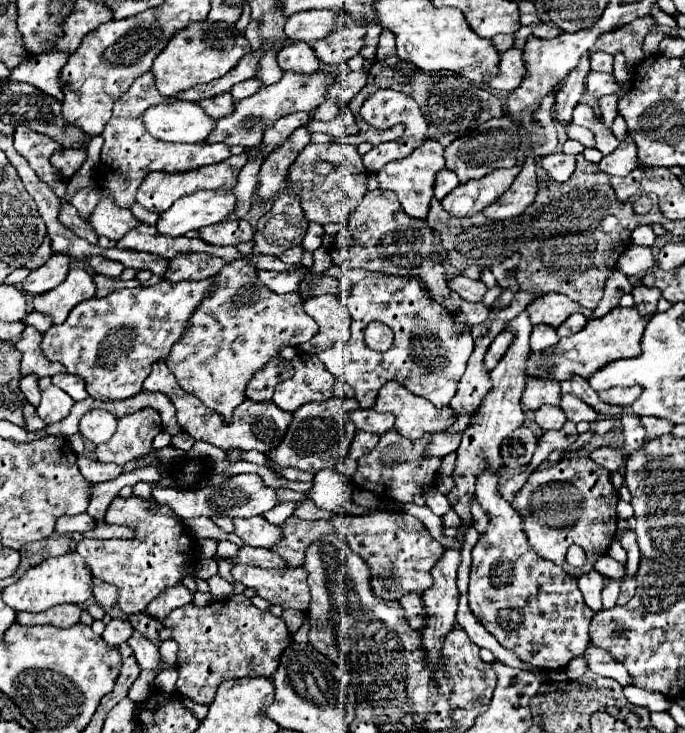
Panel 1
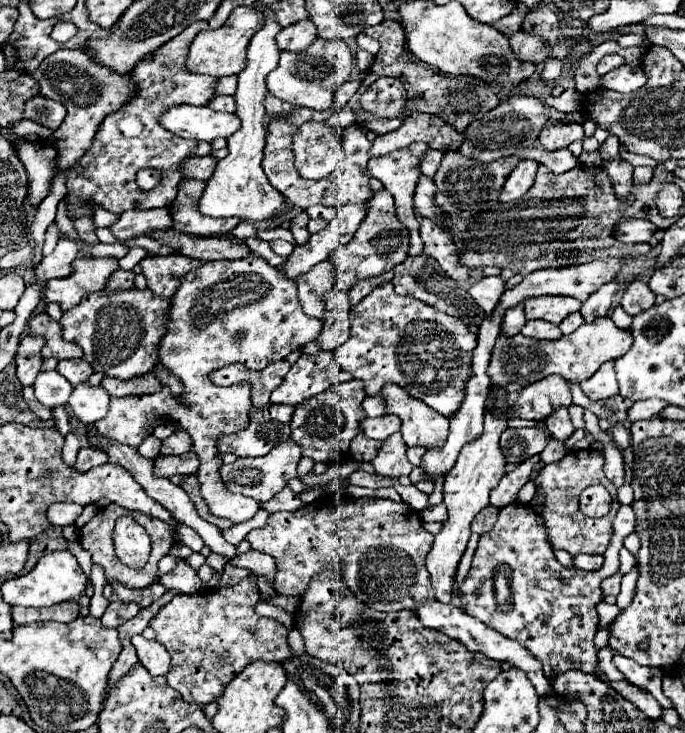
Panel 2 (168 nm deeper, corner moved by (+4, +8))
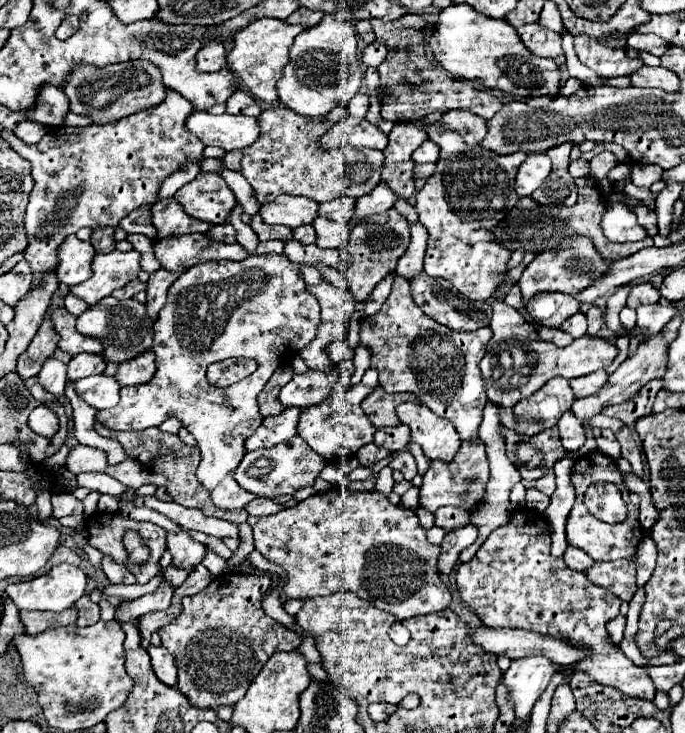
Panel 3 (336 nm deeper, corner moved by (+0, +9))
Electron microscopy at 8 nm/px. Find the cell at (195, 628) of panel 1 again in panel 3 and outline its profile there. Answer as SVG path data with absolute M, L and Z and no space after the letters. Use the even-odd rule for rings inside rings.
M225 573L225 575L221 575L221 577L215 577L215 579L211 581L211 585L209 585L207 589L203 589L201 593L191 595L191 597L183 597L183 611L179 613L179 617L173 619L169 625L165 625L165 627L159 629L159 635L161 635L161 639L163 639L163 647L169 649L169 653L171 653L173 659L175 659L177 671L179 671L179 675L177 675L177 689L191 701L191 705L195 705L195 707L209 707L209 709L215 709L215 707L219 707L219 705L233 705L239 697L245 695L245 691L247 691L247 687L251 685L251 681L257 677L257 673L261 671L261 667L265 665L265 661L267 661L275 651L295 651L295 649L301 645L301 639L299 639L297 633L285 629L285 627L279 625L275 619L271 619L269 615L265 615L265 611L263 611L263 607L261 607L261 601L263 601L263 595L265 595L265 591L269 589L269 585L271 585L271 579L269 579L267 575Z

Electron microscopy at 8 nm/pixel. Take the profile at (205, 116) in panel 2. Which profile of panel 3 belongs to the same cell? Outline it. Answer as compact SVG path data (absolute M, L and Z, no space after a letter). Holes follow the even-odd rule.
M195 111L187 117L185 127L205 145L217 145L225 151L245 149L259 137L257 119L247 115L213 115L207 111Z

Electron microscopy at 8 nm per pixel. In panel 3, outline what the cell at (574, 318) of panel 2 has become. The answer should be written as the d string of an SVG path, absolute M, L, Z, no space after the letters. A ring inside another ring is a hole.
M575 313L575 317L569 317L569 321L565 321L561 325L563 331L567 331L571 337L583 337L587 333L587 317L583 313Z

